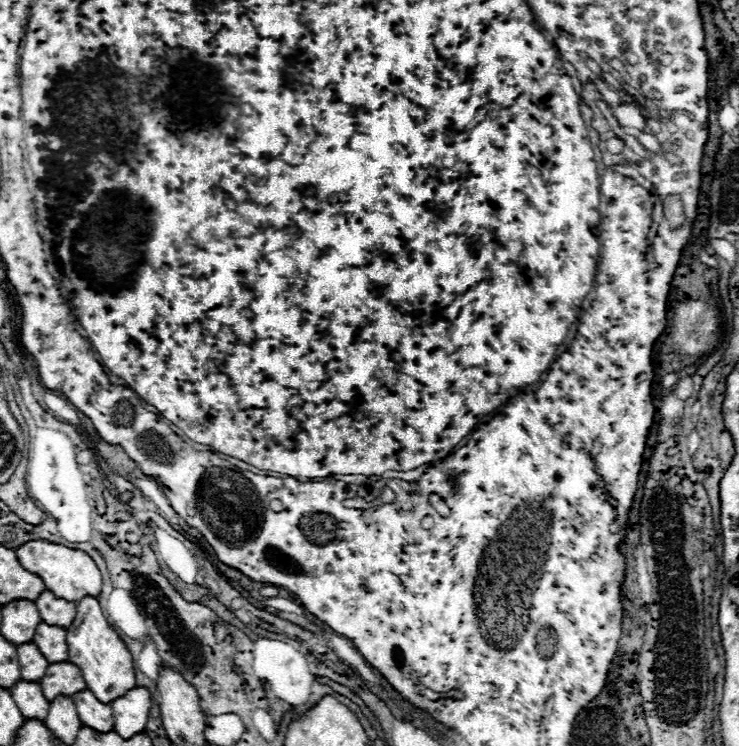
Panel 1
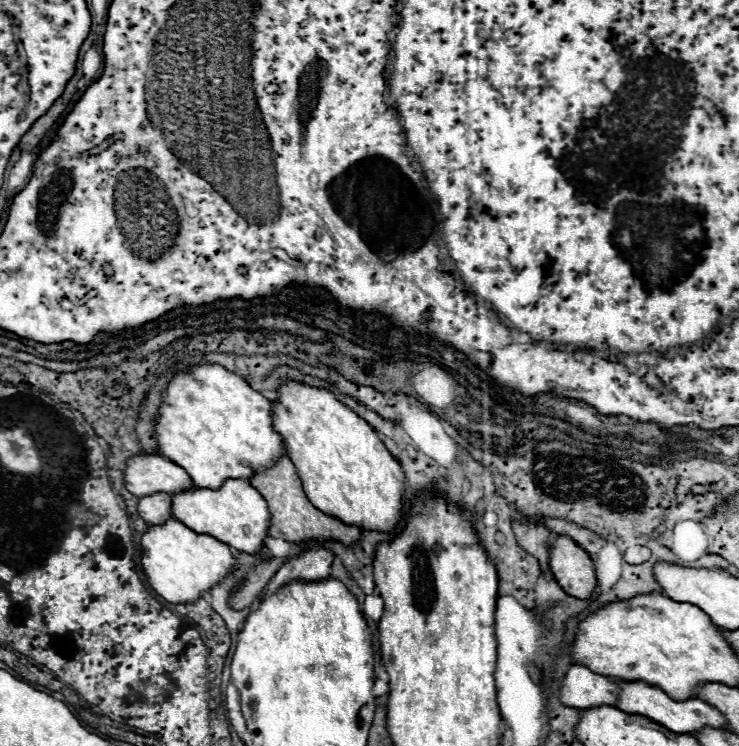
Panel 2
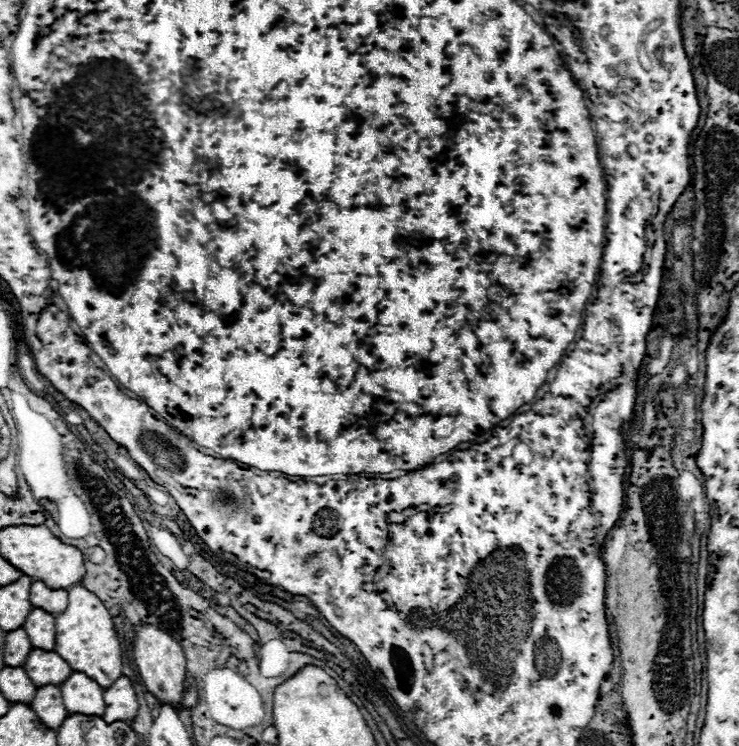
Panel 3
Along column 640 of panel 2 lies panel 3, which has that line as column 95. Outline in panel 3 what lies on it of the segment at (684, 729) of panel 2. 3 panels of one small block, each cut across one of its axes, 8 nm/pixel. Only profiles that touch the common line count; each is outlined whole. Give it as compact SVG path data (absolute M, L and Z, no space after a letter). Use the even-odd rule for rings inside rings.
M72 672L72 676L64 684L60 684L60 692L64 696L64 706L70 714L104 716L104 692L94 680L90 680L82 672Z

